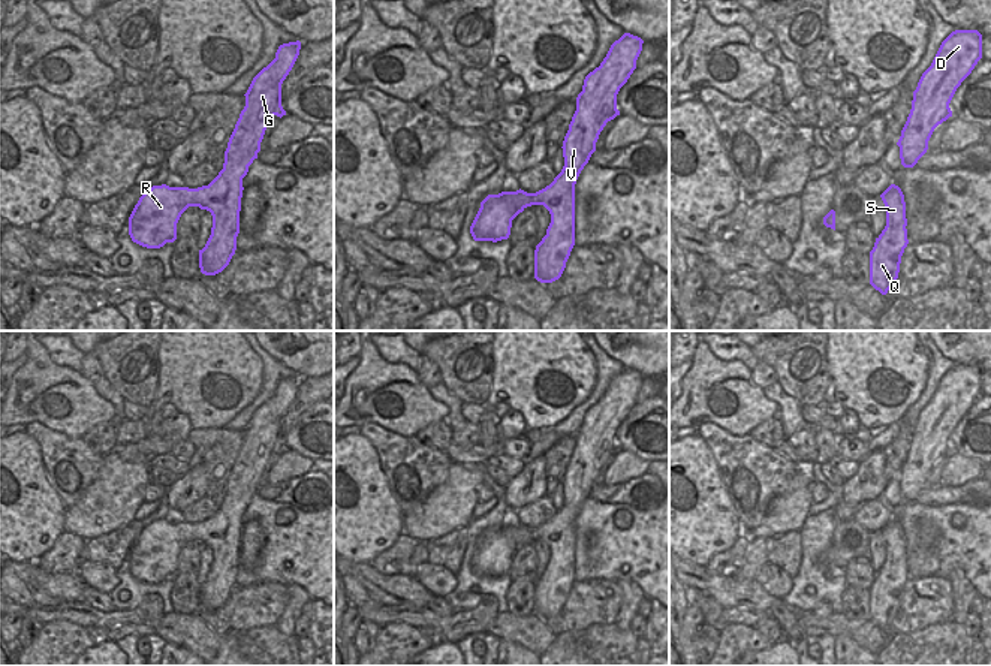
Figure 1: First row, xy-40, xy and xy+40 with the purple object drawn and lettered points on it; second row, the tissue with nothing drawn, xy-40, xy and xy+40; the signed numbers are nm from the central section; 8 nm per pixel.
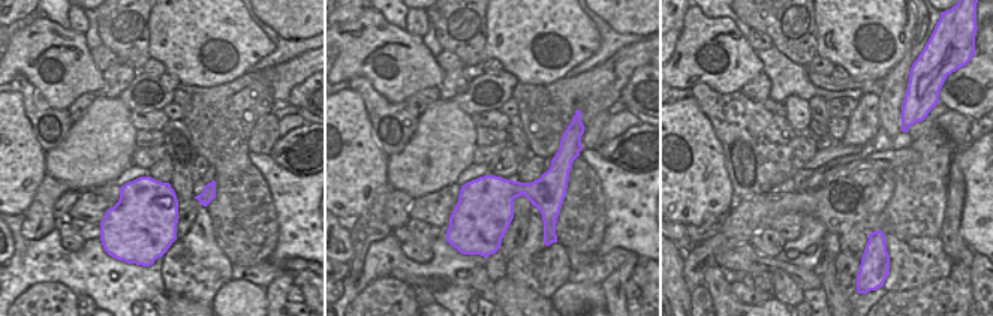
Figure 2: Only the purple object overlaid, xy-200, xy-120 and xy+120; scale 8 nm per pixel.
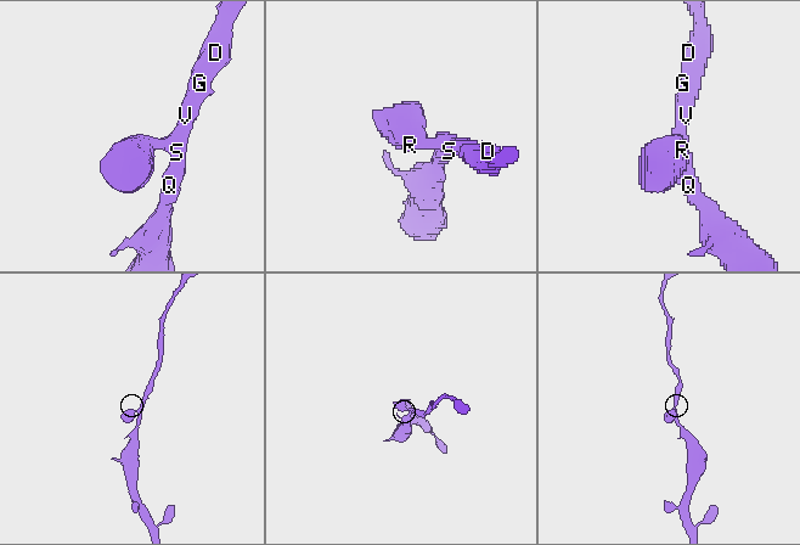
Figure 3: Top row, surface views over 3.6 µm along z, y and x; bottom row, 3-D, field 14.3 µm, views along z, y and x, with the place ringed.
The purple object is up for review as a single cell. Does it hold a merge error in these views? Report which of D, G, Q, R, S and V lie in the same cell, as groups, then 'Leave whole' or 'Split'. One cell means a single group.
Groups: D G Q R S V. Leave whole.

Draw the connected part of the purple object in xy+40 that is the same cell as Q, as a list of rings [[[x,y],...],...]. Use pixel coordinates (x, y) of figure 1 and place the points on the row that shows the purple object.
[[[891,184],[880,198],[886,207],[886,226],[870,251],[870,284],[886,295],[898,278],[901,256],[909,239],[906,202],[901,189]]]

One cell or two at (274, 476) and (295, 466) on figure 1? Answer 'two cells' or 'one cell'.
one cell

